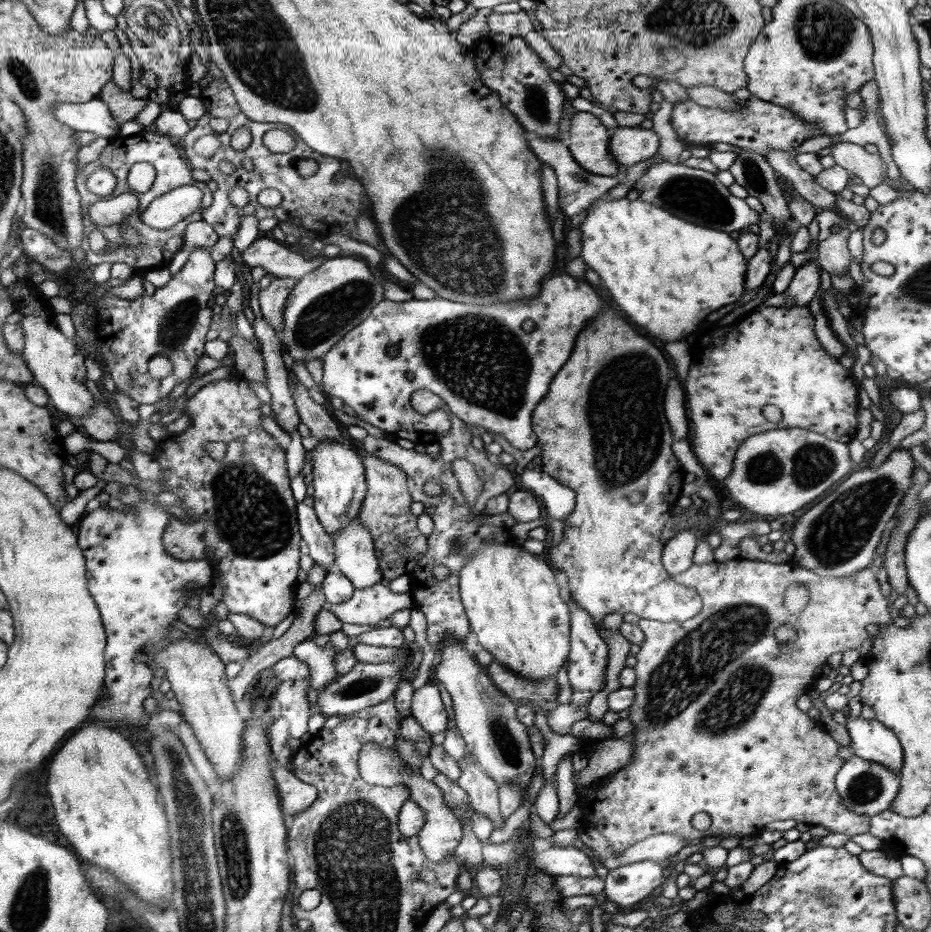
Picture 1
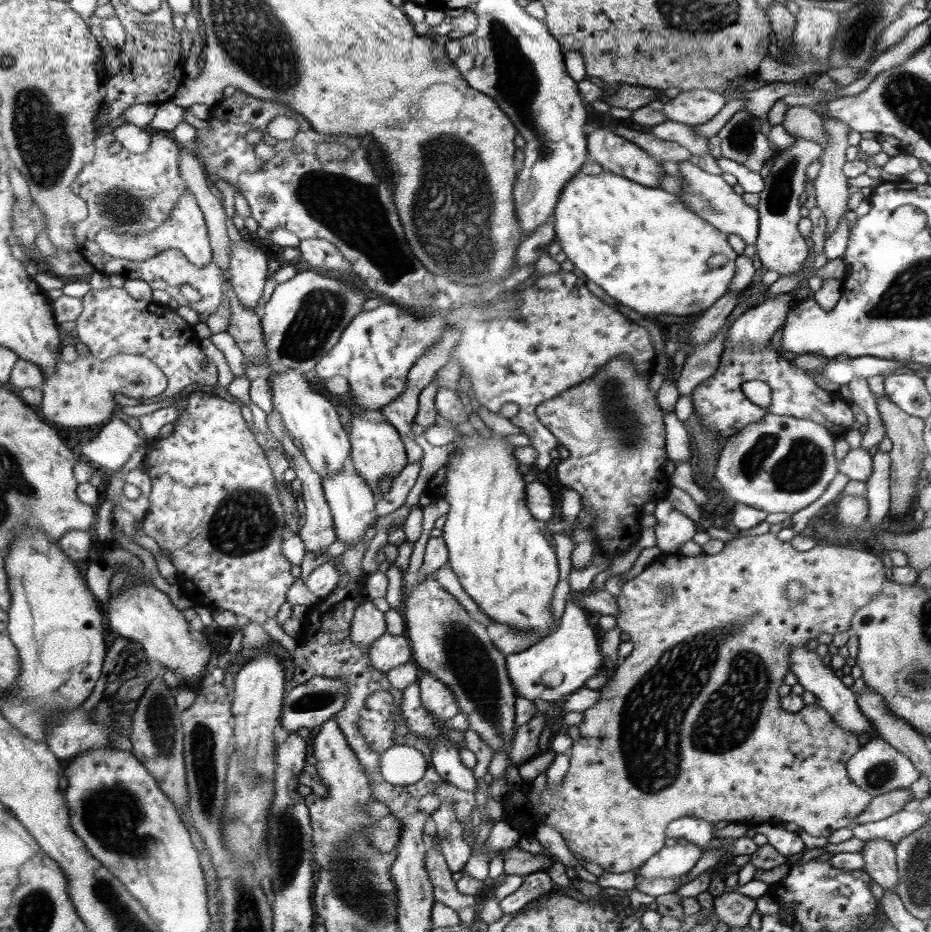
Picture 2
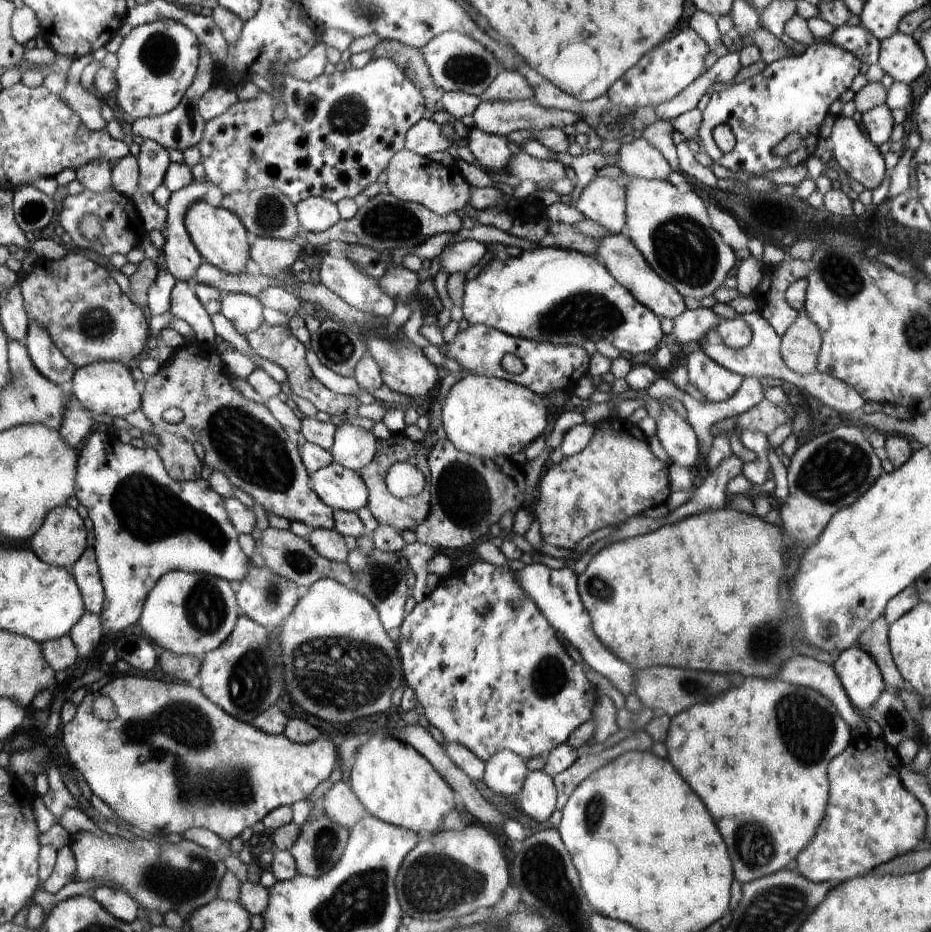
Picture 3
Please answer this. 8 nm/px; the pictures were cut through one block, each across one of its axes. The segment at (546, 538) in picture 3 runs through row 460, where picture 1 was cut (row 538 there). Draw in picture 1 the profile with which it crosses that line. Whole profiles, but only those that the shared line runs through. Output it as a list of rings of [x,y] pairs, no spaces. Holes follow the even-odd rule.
[[[608,305],[578,333],[573,353],[533,411],[532,429],[541,448],[542,472],[576,493],[574,510],[564,523],[563,540],[550,548],[548,562],[564,571],[571,598],[589,612],[596,627],[612,612],[633,612],[664,623],[684,622],[703,605],[697,590],[677,583],[661,563],[664,544],[660,535],[682,495],[685,472],[671,449],[673,435],[663,408],[673,367],[658,350]]]

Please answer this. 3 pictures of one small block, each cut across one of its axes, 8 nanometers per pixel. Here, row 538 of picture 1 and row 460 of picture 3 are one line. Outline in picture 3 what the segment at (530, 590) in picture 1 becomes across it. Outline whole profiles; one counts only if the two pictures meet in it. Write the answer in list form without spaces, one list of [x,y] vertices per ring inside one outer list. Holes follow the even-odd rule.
[[[470,374],[448,390],[442,402],[440,422],[457,450],[504,462],[544,434],[548,426],[547,401],[520,384],[494,376]]]

